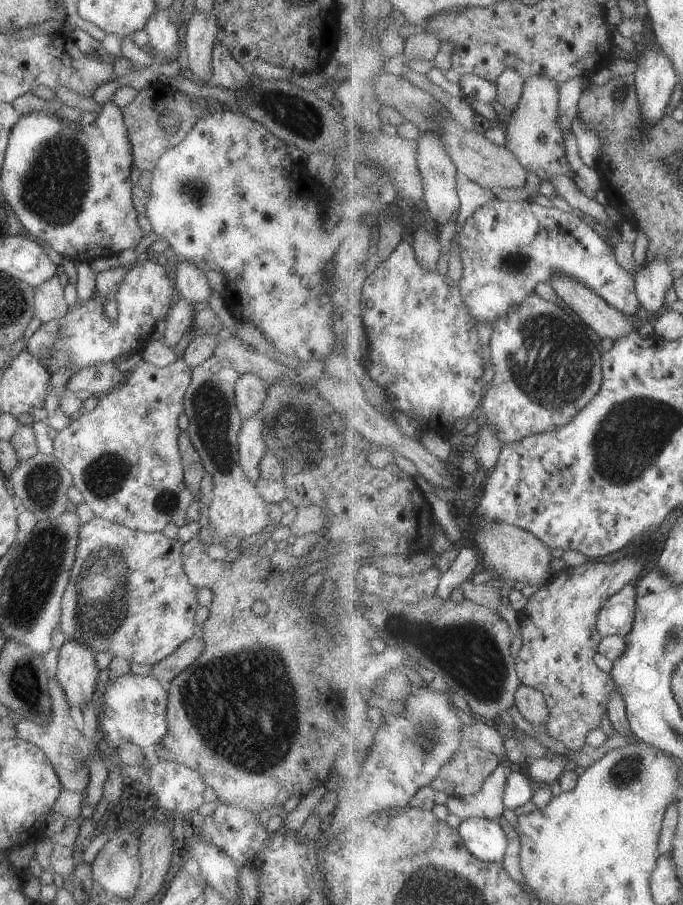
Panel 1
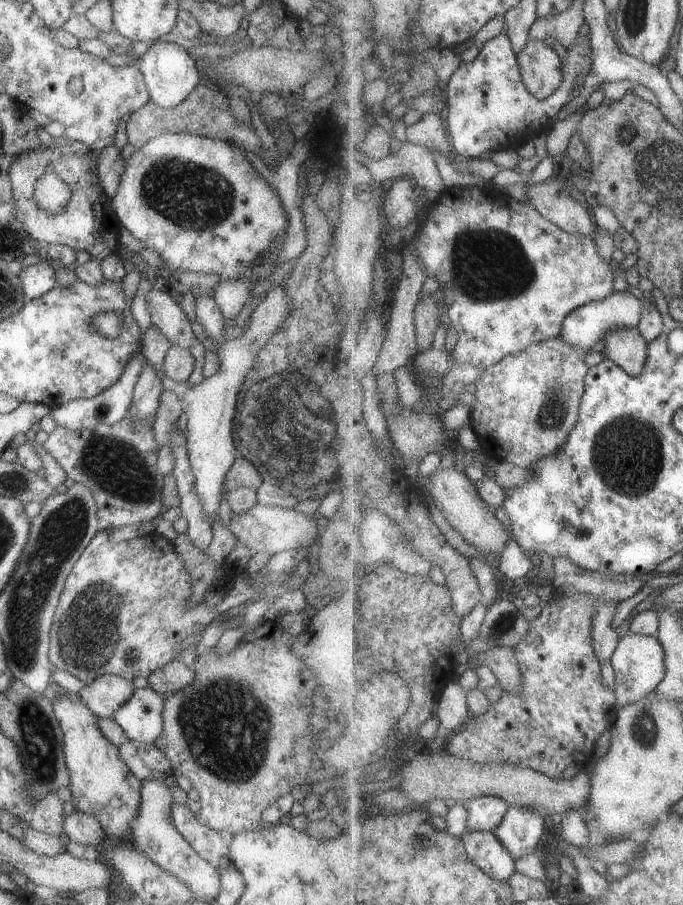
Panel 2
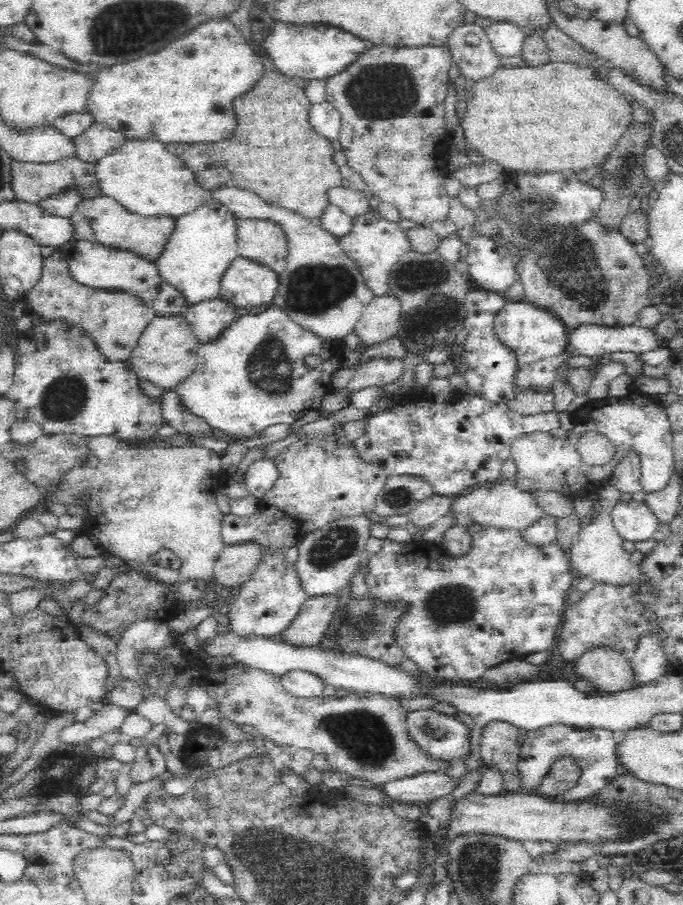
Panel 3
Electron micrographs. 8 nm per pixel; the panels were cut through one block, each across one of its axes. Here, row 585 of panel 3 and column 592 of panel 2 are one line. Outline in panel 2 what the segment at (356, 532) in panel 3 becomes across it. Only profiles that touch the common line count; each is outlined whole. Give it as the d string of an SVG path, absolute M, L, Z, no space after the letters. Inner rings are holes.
M629 289L615 291L609 298L605 298L605 300L591 302L591 304L586 304L570 312L567 318L563 320L560 336L567 344L571 344L575 348L583 348L583 350L589 352L589 348L593 344L597 344L599 340L606 338L613 330L625 327L637 327L642 318L643 304L647 300L645 297L639 298L639 296L635 296Z

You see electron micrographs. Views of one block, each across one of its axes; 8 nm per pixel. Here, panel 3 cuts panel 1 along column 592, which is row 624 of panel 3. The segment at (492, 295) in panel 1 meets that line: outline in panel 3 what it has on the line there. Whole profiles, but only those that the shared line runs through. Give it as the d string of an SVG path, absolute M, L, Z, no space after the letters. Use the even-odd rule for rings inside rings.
M280 547L264 549L260 560L253 566L251 577L237 586L237 595L223 610L228 618L228 632L240 638L274 637L296 616L307 599L307 594L304 592L295 564L286 560L284 551Z

